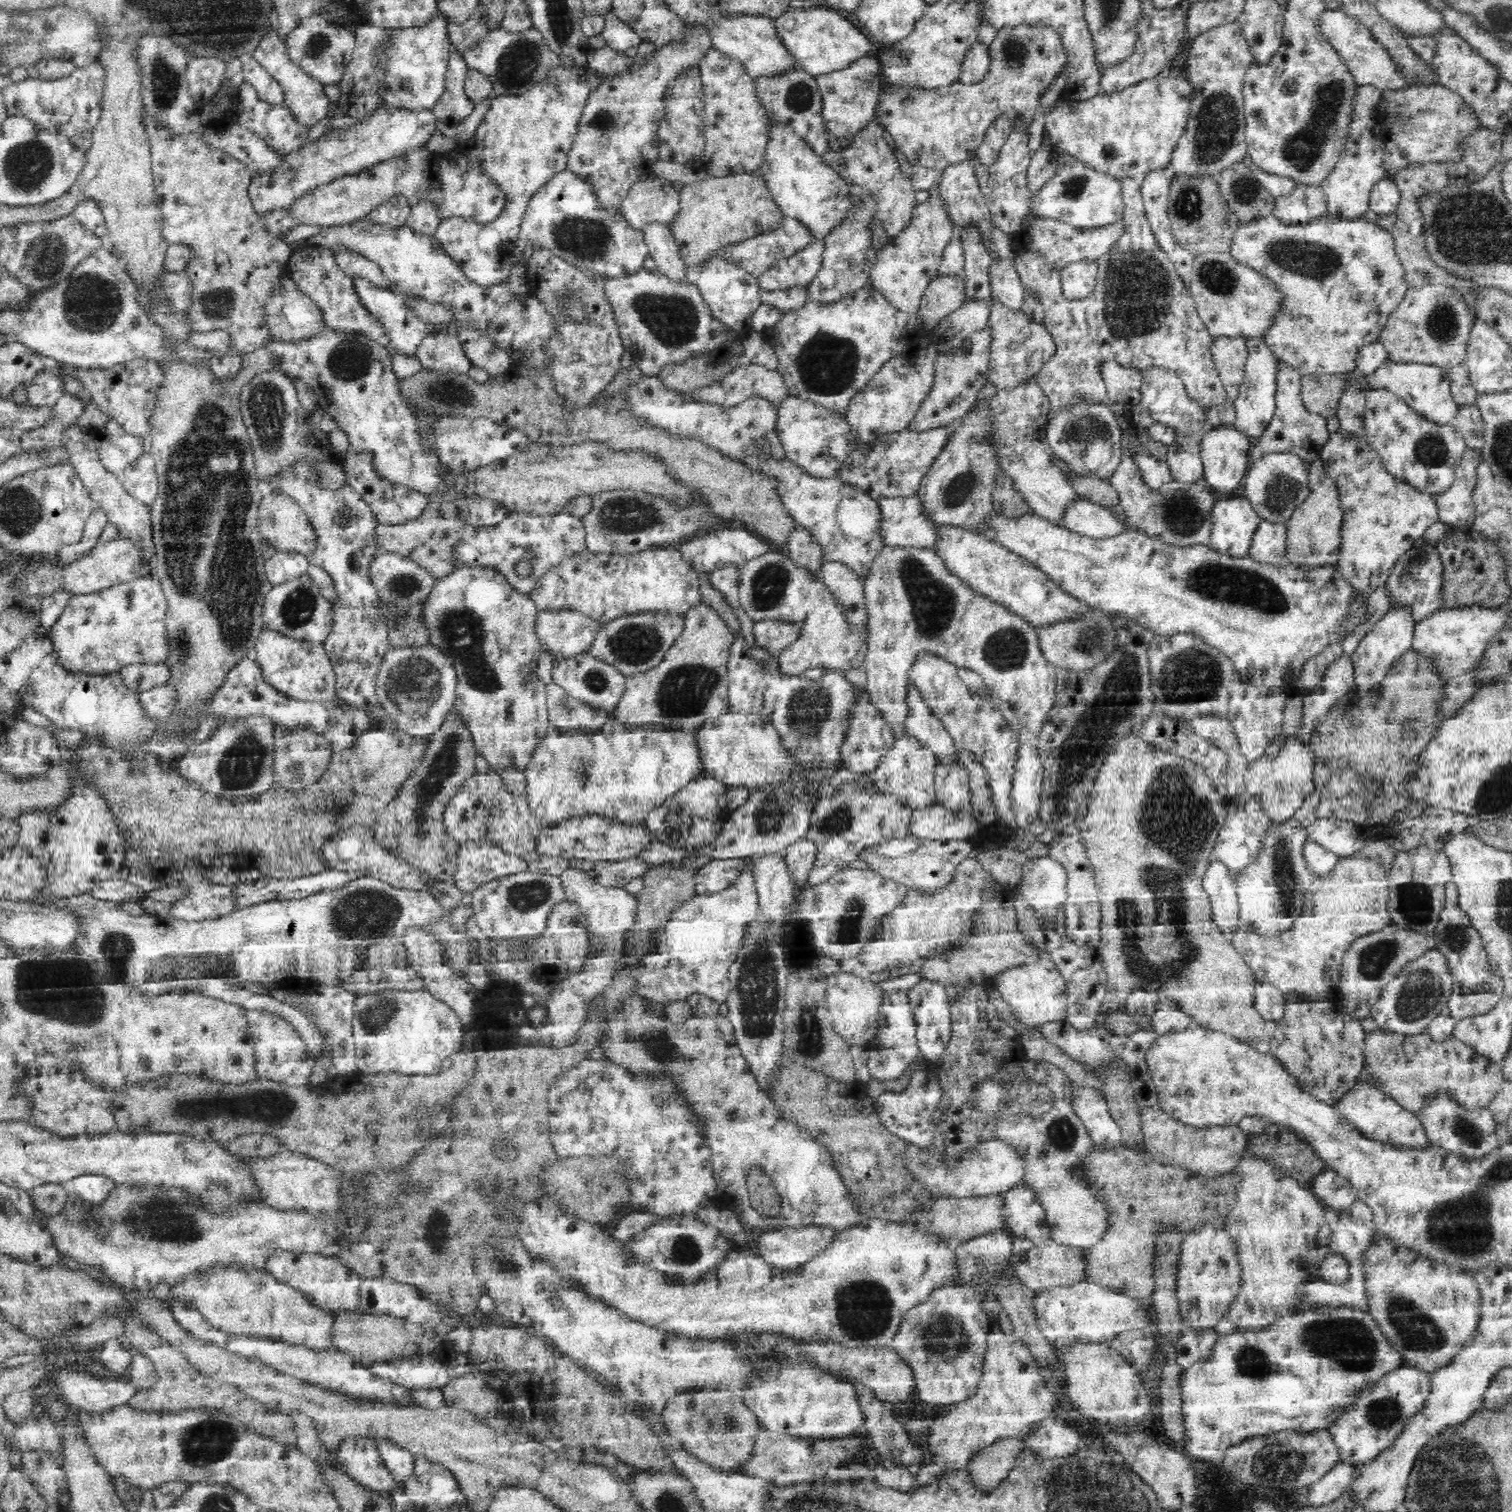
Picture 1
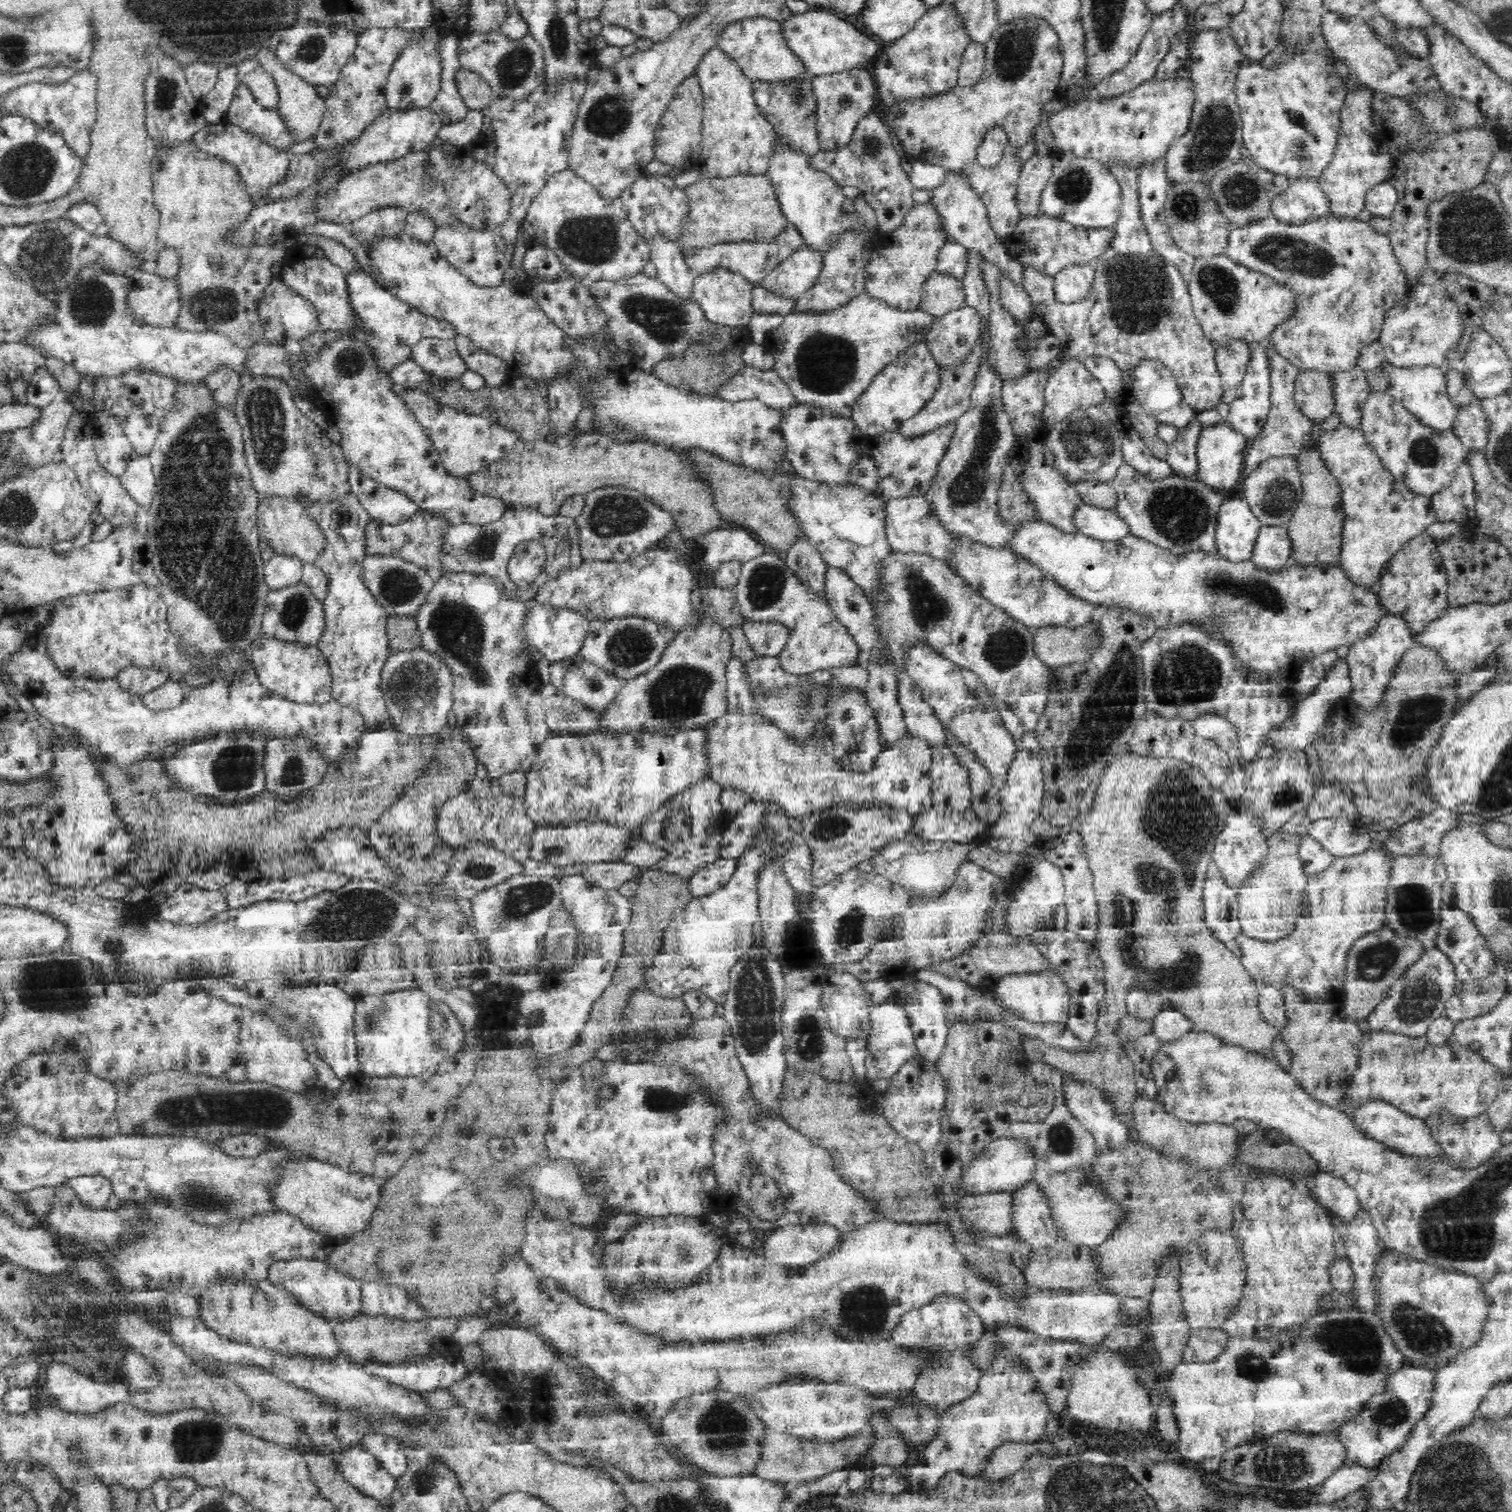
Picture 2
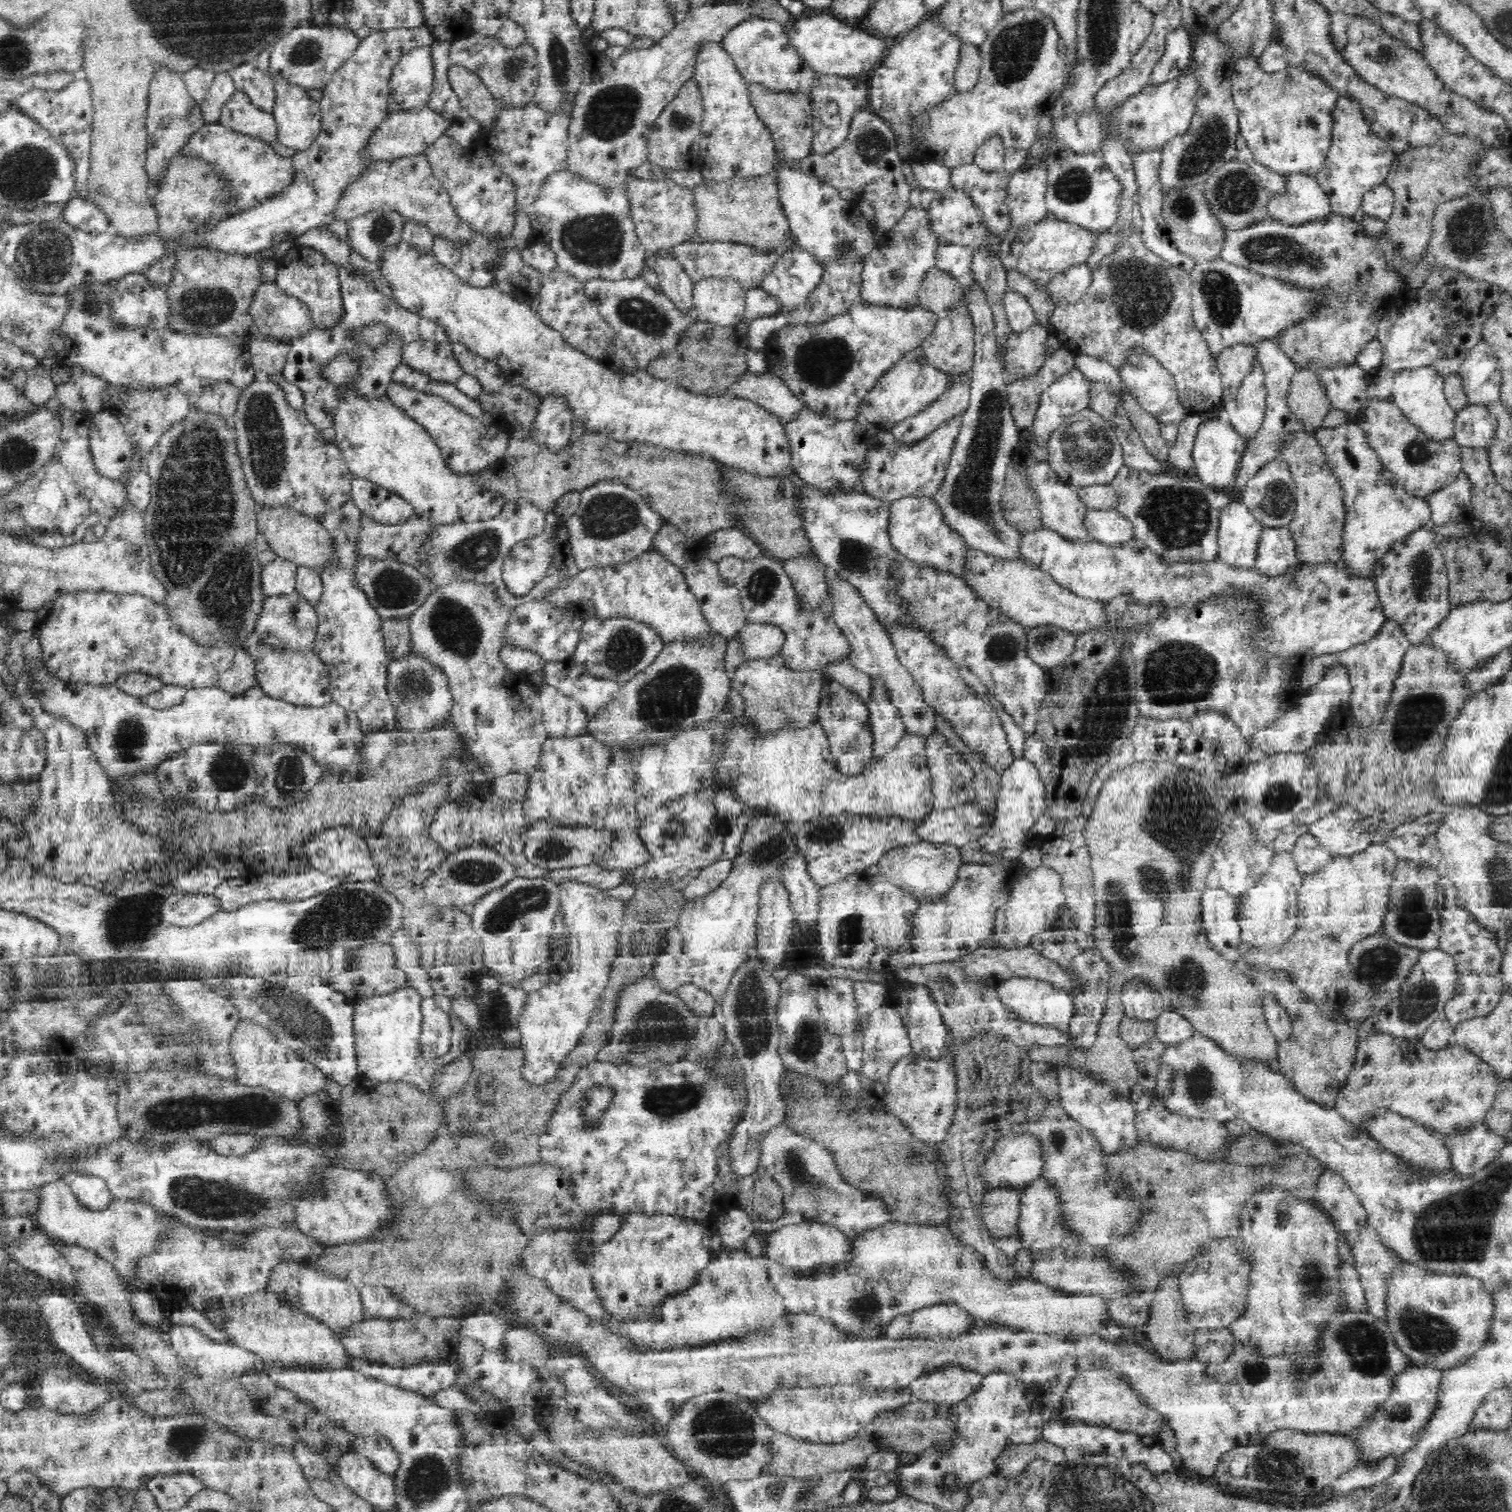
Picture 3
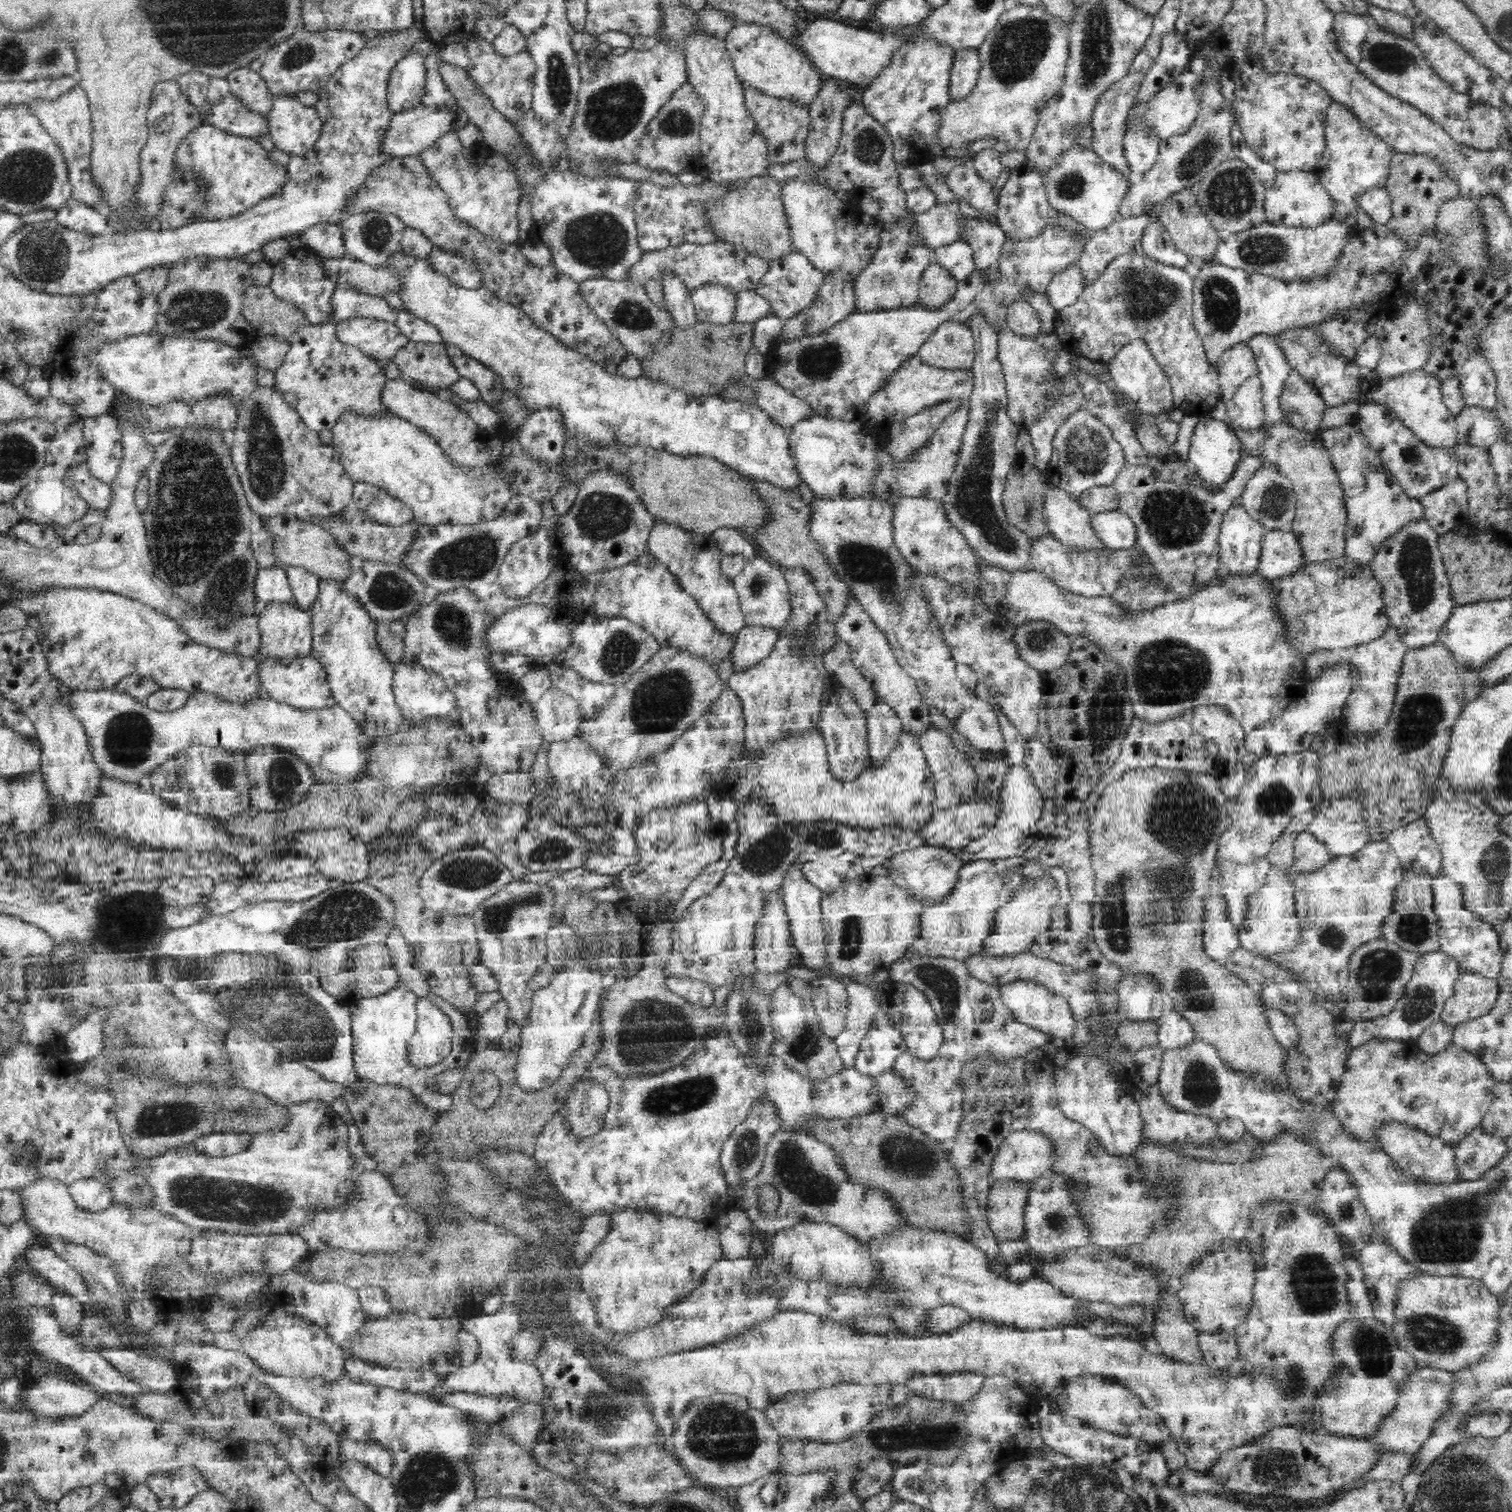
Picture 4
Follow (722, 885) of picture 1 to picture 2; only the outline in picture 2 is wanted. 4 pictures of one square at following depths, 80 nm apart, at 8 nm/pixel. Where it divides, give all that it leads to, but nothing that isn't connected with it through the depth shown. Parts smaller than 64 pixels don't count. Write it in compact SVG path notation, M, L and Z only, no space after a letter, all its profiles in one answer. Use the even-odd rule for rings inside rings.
M718 858L690 879L692 896L699 897L724 888L736 872L736 859Z

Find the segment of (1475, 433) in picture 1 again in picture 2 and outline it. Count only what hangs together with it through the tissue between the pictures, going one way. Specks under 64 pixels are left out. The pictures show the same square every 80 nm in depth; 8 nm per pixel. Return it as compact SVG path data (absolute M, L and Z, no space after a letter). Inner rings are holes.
M1478 398L1459 408L1453 432L1469 451L1485 451L1488 442L1487 420Z

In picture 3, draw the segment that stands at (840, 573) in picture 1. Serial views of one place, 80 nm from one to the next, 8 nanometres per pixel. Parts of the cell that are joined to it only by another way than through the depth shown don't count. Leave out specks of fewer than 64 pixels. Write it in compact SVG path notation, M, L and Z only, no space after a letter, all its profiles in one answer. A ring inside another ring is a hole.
M830 573L827 577L828 592L831 598L831 612L838 627L844 631L846 639L850 641L852 656L849 661L862 672L868 673L871 677L882 675L886 681L886 687L890 691L893 704L900 711L907 734L923 736L925 739L936 734L936 716L934 708L926 704L922 689L914 680L912 673L900 663L896 649L890 640L890 634L882 625L874 609L866 603L864 597L856 586L846 581L844 577Z

